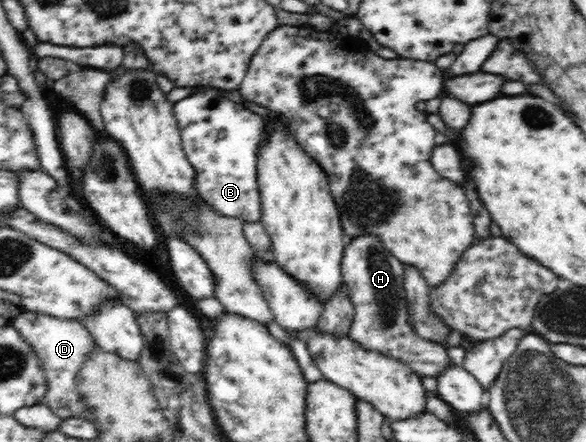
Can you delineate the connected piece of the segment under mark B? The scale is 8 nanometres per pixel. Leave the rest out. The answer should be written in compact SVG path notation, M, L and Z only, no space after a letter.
M198 86L197 93L173 103L183 152L197 171L194 187L206 205L223 217L257 223L261 219L255 179L255 147L263 141L263 118L226 97L225 90Z

